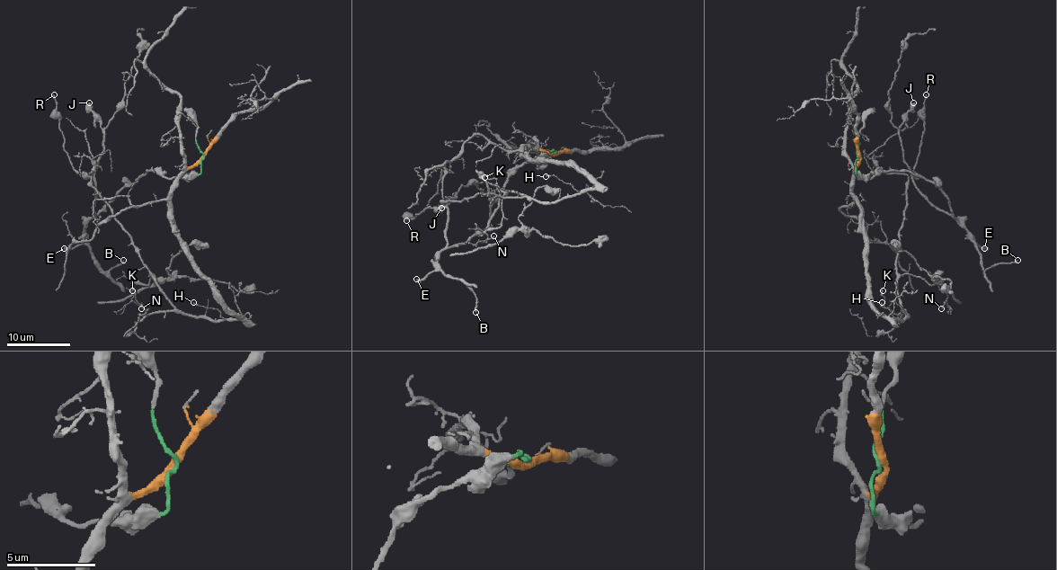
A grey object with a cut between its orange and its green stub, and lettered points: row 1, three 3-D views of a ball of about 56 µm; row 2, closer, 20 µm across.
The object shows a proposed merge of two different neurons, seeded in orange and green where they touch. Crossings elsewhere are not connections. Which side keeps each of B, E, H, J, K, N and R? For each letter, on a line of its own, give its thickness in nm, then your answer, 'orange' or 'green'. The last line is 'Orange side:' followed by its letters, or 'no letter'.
B: 220 nm | green
E: 320 nm | green
H: 120 nm | orange
J: 550 nm | green
K: 120 nm | orange
N: 110 nm | orange
R: 180 nm | green
Orange side: H, K, N

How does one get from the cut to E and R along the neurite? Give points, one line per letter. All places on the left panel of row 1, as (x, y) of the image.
E: (203, 155), (200, 173), (172, 177), (147, 171), (125, 185), (86, 224), (85, 238), (65, 247)
R: (203, 155), (200, 173), (172, 177), (147, 171), (96, 214), (94, 185), (75, 169), (65, 148), (53, 94)

